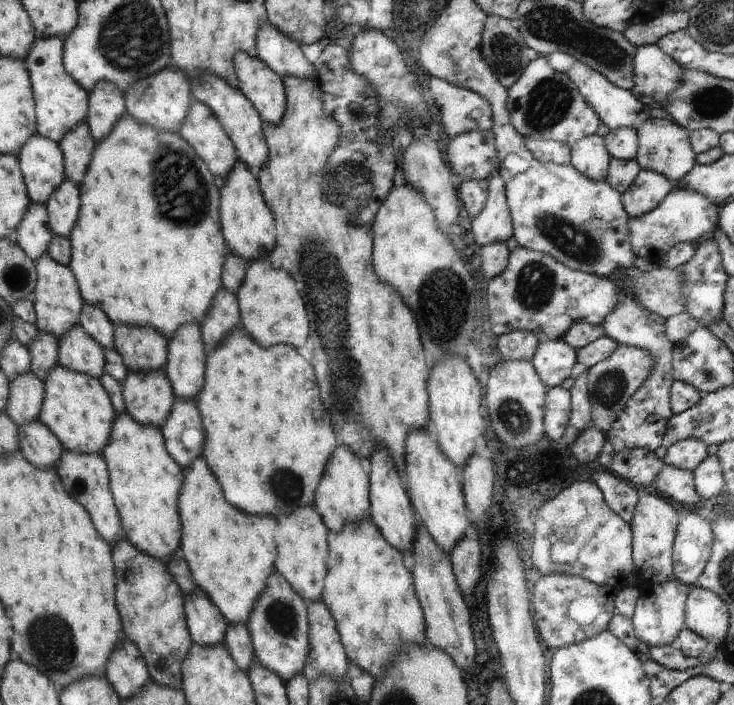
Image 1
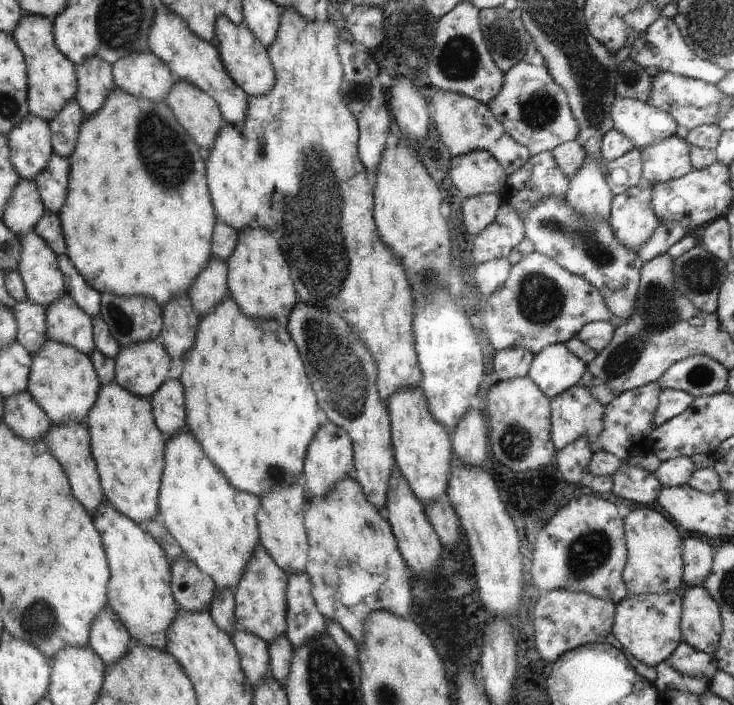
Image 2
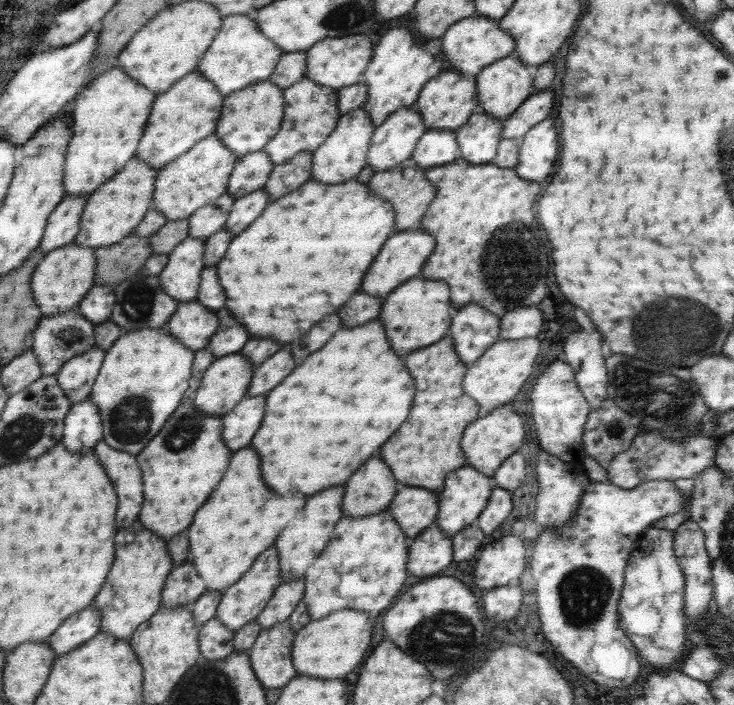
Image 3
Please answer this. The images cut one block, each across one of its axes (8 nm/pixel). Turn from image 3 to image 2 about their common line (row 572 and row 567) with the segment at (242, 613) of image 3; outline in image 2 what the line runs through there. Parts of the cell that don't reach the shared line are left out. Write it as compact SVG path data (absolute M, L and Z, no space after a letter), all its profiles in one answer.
M256 544L256 552L252 554L252 560L248 560L244 576L240 578L240 584L233 591L237 627L262 638L267 645L272 644L276 636L286 636L287 588L287 574L276 565L262 544Z

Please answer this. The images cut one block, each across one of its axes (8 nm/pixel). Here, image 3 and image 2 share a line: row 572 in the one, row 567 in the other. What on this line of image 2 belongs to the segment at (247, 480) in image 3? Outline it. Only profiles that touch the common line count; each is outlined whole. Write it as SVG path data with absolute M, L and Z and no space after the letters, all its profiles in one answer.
M182 431L170 440L167 438L158 496L159 521L172 534L184 556L210 576L216 588L234 591L260 540L256 524L260 500L232 488L190 436L192 432Z

